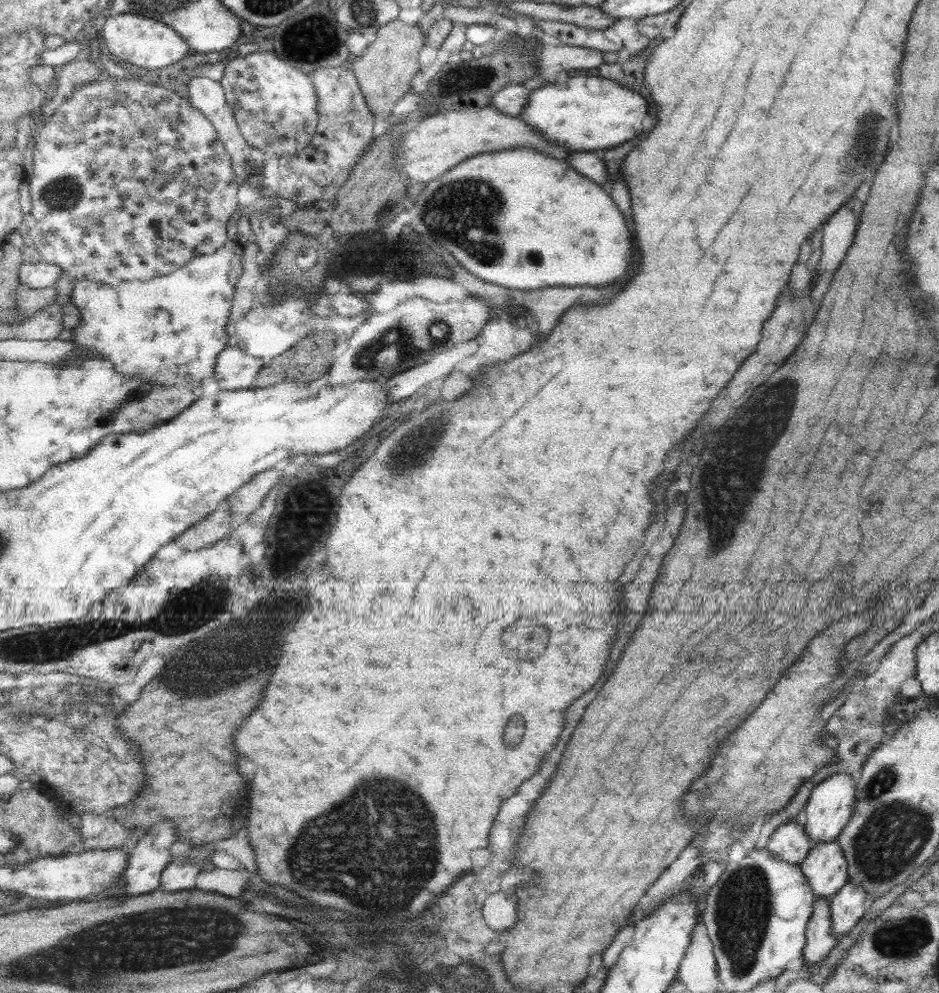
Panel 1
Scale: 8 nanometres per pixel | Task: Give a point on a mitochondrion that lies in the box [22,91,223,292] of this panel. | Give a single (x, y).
(61, 193)

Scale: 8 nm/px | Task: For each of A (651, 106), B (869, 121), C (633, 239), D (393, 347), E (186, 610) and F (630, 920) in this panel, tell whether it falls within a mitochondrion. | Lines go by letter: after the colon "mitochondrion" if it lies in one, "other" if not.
A: other
B: mitochondrion
C: other
D: mitochondrion
E: mitochondrion
F: other

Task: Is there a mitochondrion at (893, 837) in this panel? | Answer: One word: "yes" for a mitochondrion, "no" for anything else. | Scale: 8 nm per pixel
yes

